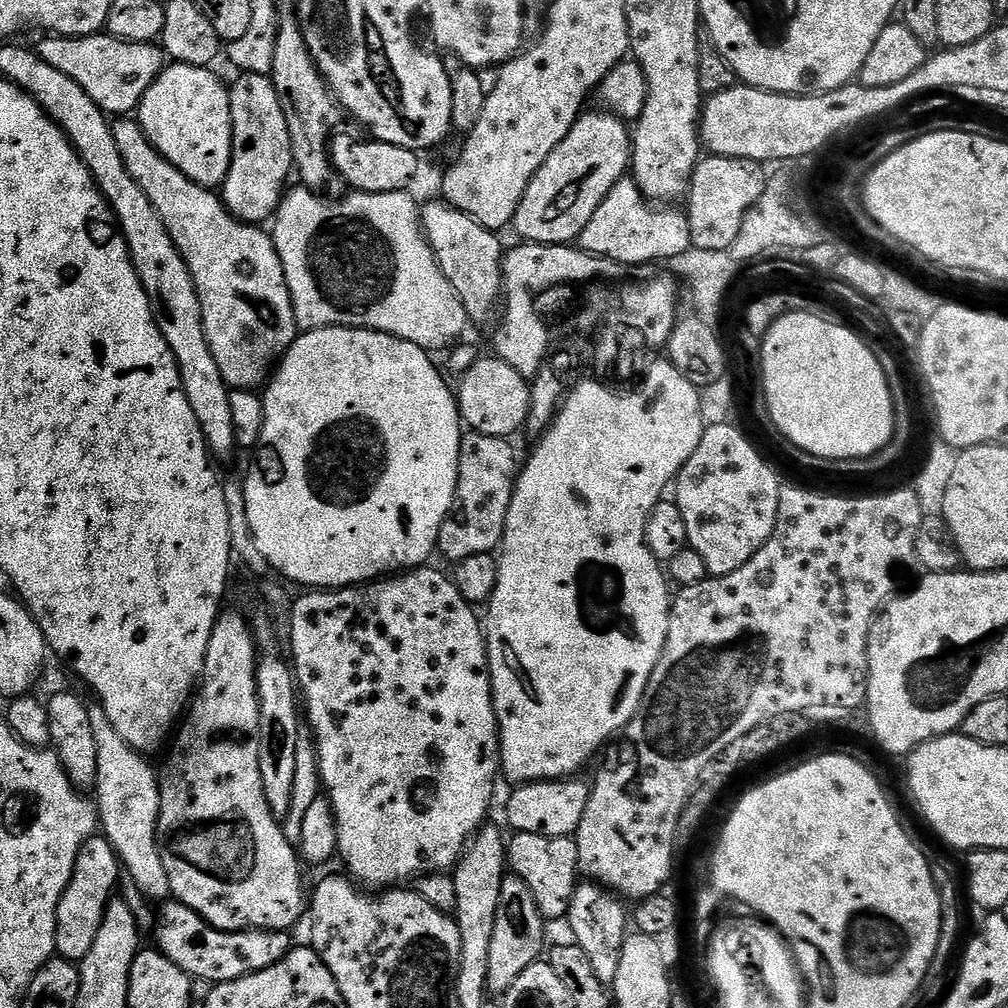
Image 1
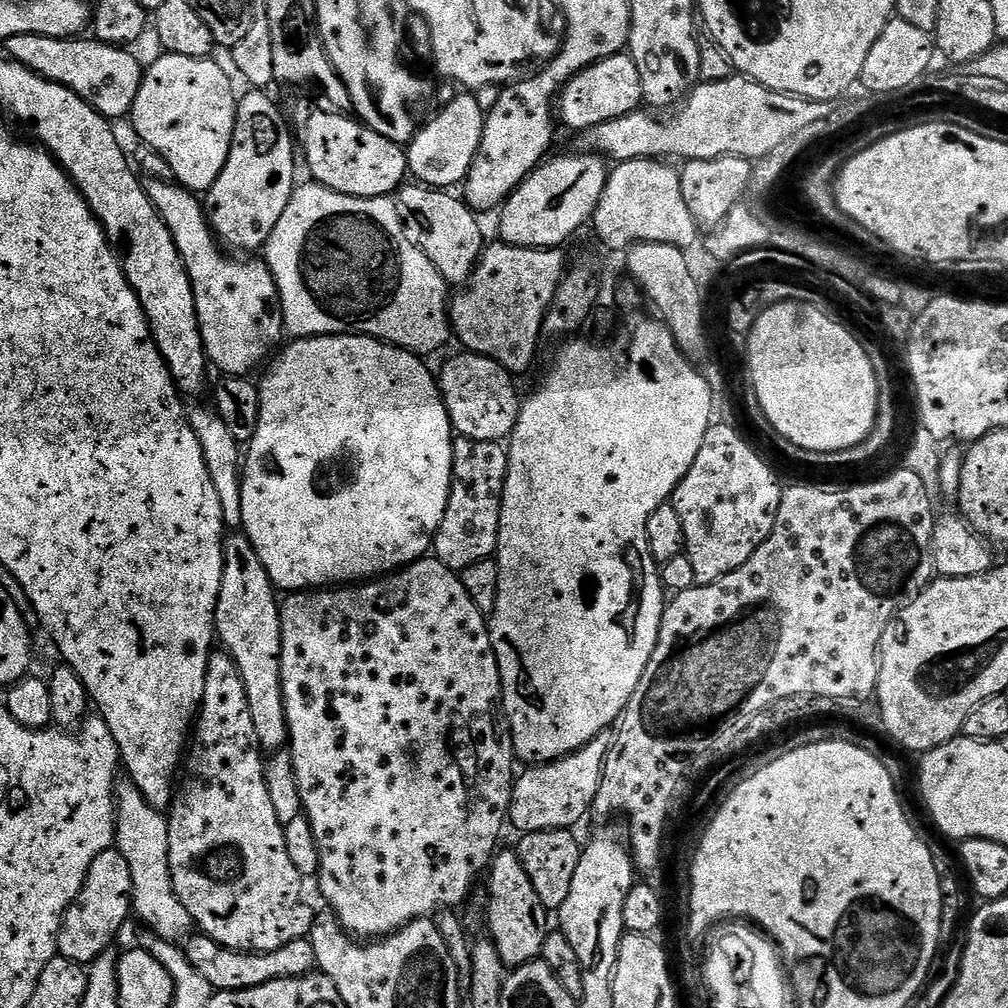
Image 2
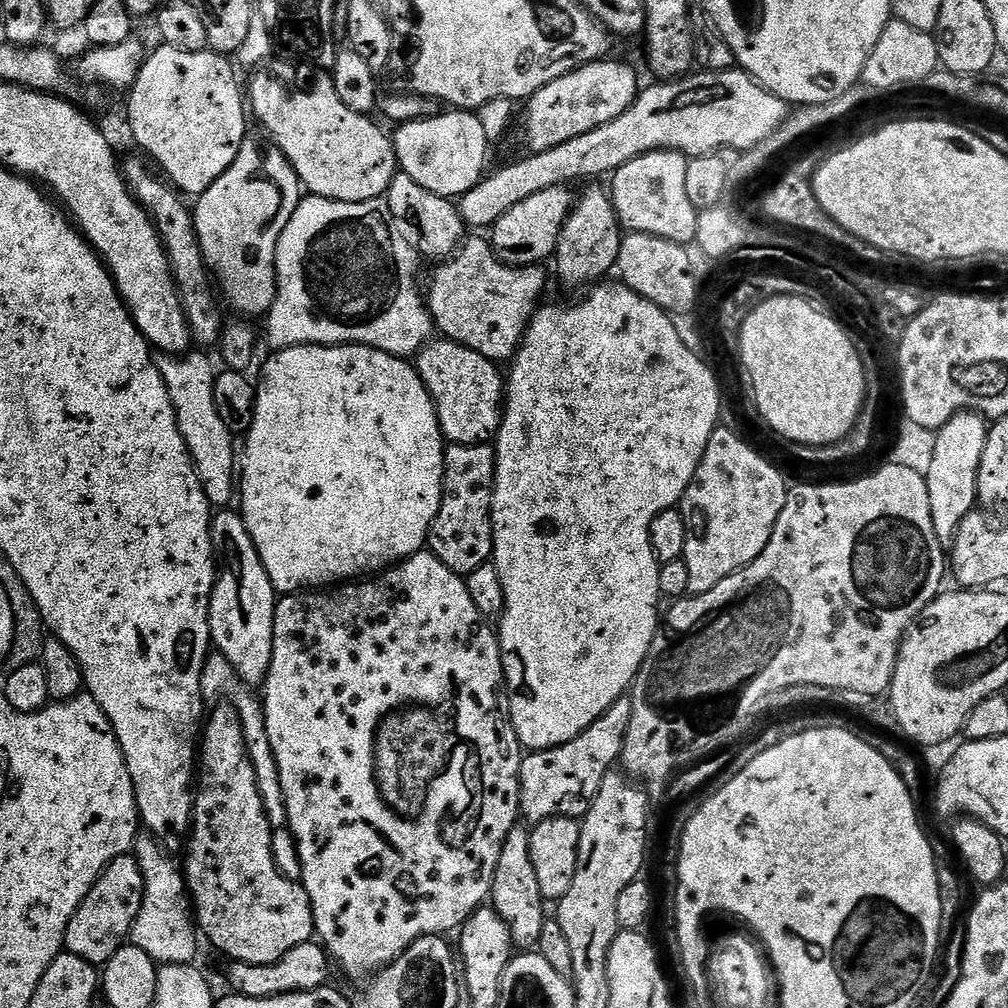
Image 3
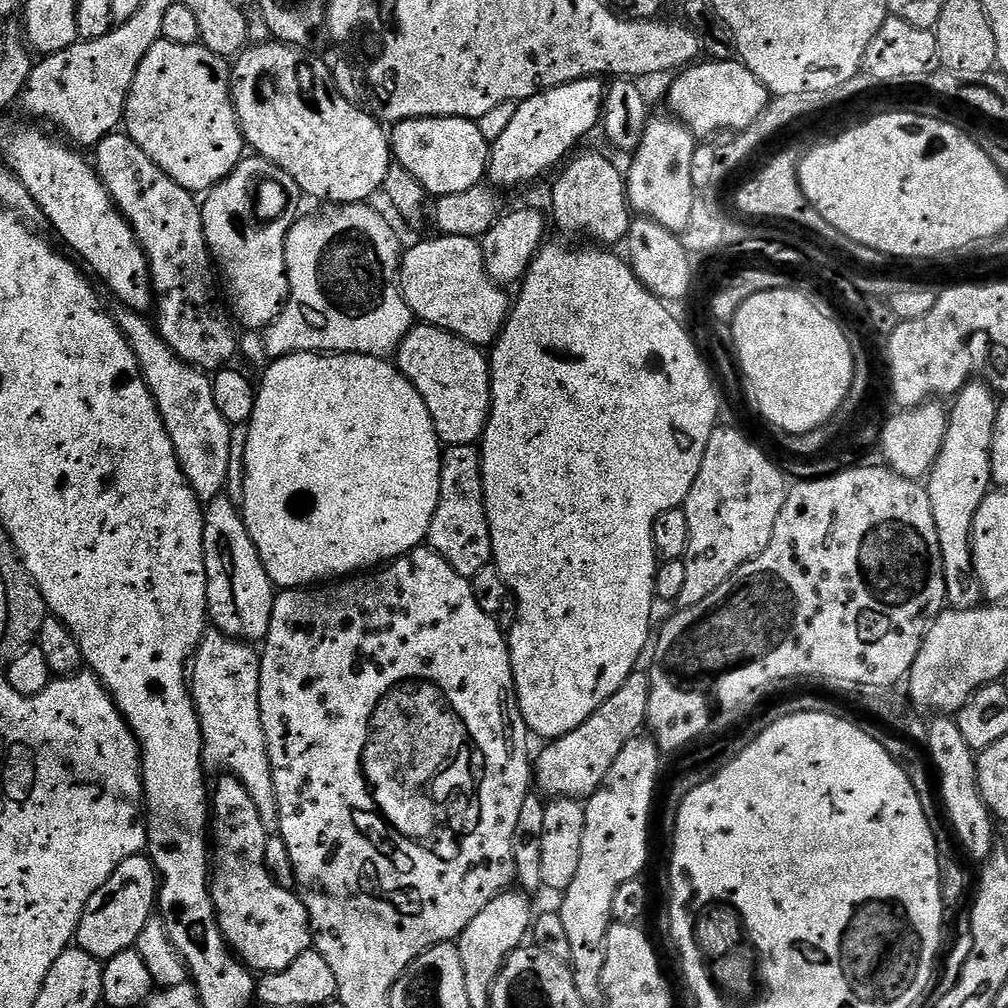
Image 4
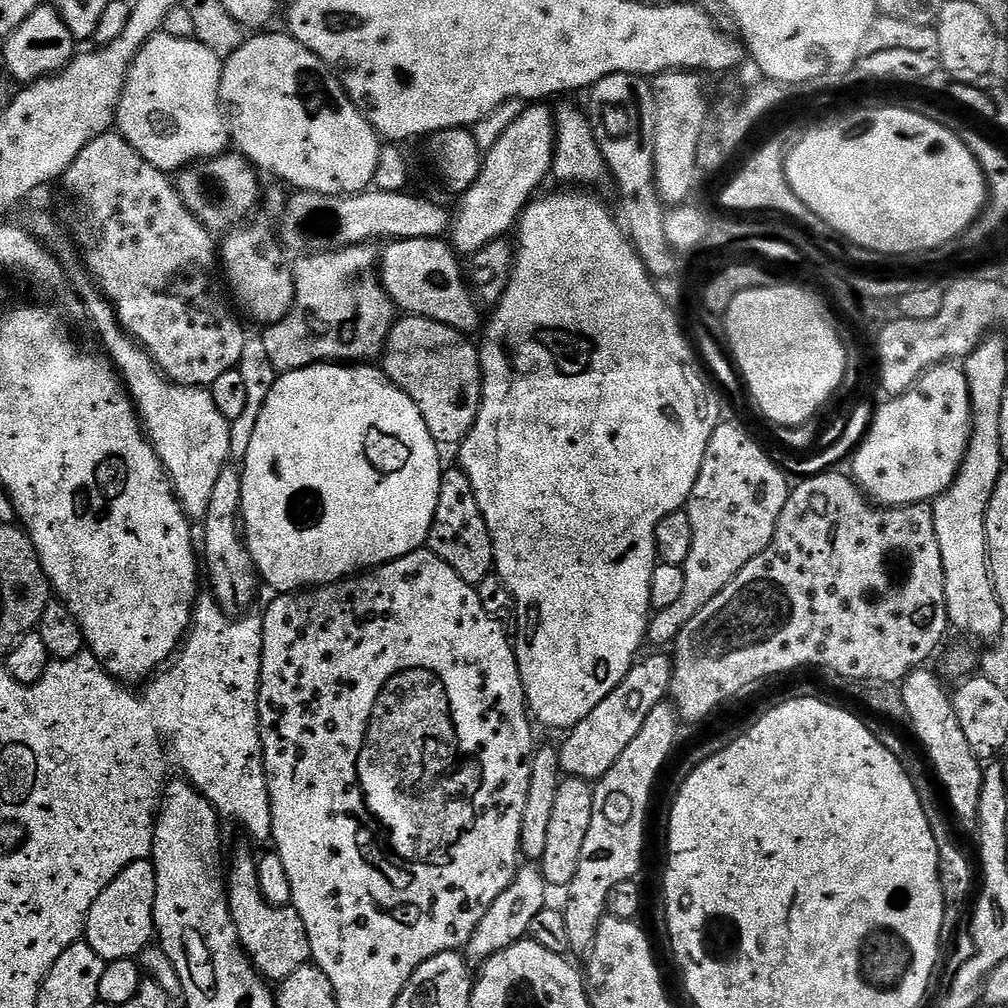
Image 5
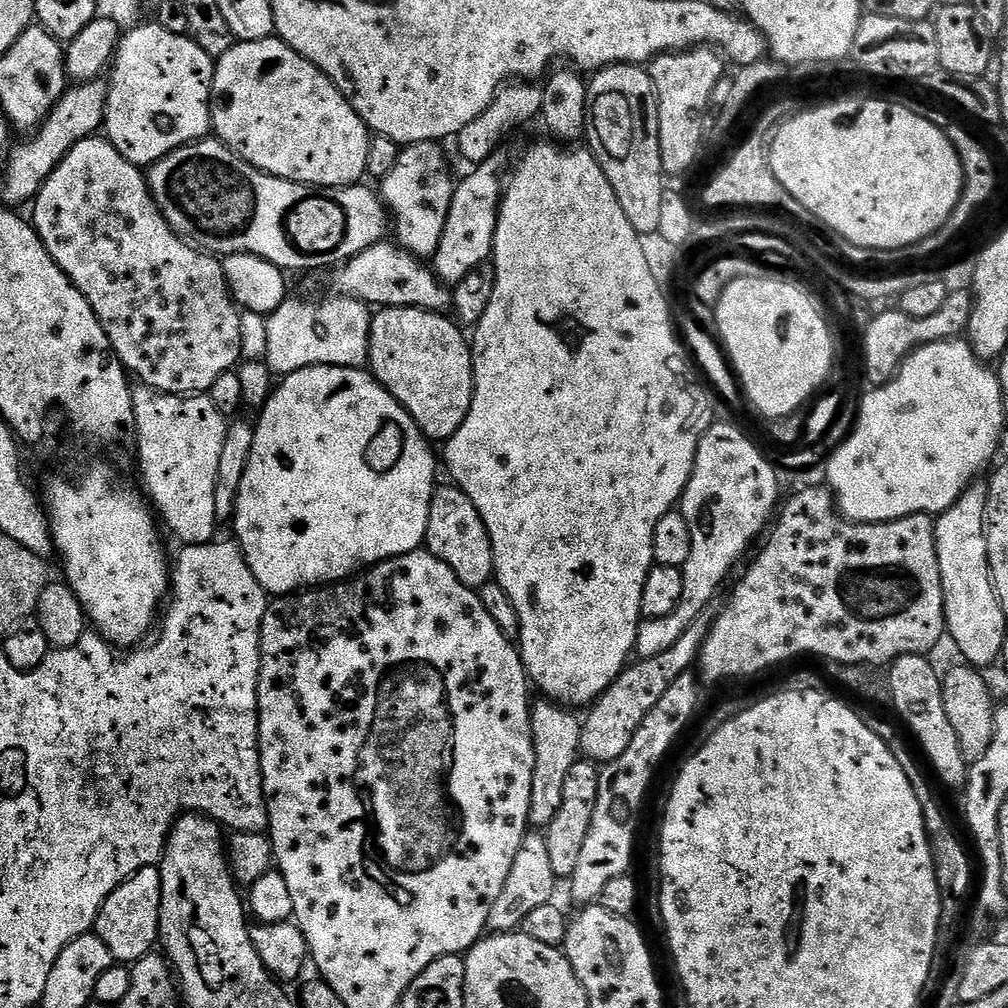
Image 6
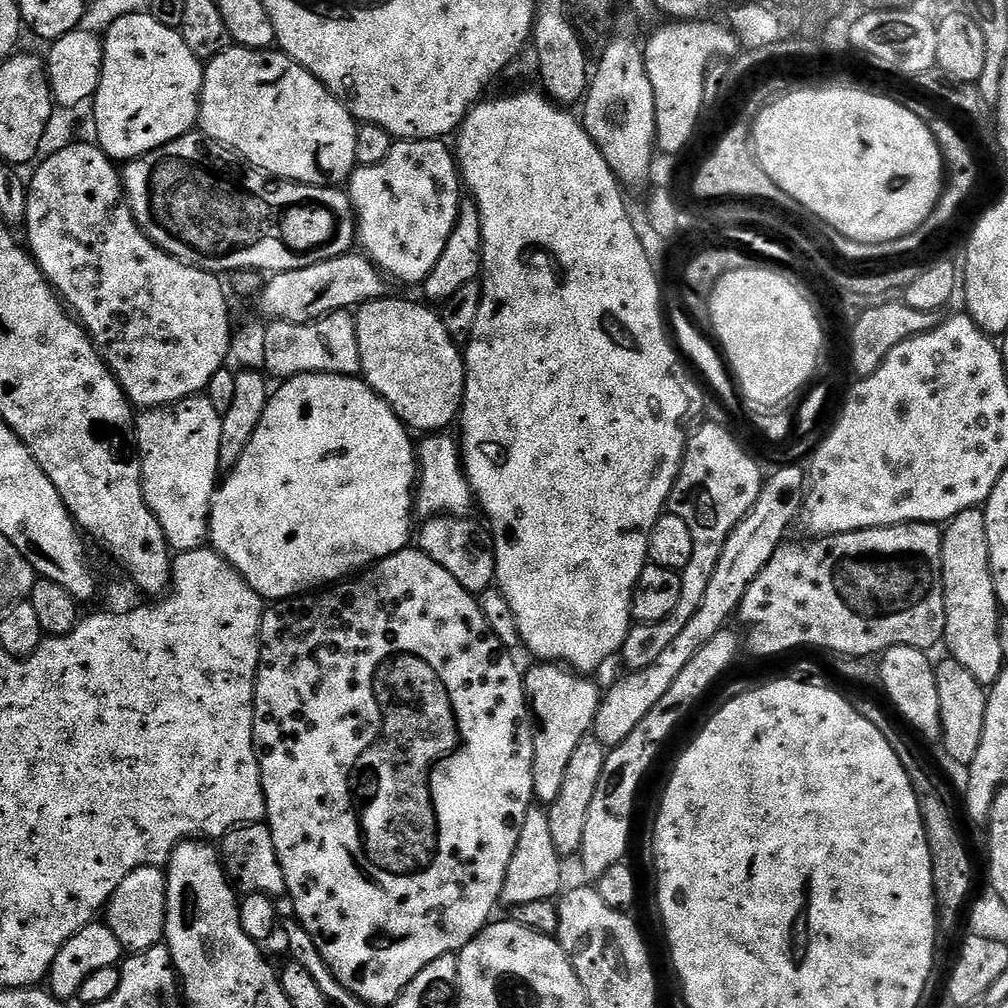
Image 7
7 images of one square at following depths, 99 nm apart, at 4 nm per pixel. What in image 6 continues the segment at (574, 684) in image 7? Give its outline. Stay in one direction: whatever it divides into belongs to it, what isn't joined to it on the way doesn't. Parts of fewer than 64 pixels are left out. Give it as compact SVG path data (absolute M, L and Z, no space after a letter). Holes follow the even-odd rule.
M547 698L531 705L532 717L530 730L534 742L534 782L530 782L529 825L536 830L546 830L554 822L558 809L562 807L562 794L566 774L570 766L581 759L580 739L582 738L582 720L575 716L571 707L555 703Z

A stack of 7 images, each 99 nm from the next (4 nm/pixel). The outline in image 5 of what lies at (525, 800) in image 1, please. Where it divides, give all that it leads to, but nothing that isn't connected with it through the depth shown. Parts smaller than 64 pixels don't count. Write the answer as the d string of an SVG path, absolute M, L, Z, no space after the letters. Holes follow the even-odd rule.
M667 655L646 656L637 659L626 678L565 735L568 737L564 745L558 748L560 771L564 776L577 776L589 782L601 780L610 766L622 758L622 750L638 738L638 730L642 730L642 722L646 722L650 710L665 703L672 687L672 661Z

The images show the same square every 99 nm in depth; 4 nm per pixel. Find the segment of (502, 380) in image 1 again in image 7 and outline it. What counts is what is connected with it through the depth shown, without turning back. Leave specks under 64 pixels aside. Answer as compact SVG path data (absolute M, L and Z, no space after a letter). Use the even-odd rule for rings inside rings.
M385 298L383 300L371 300L369 304L362 304L355 309L354 319L356 321L356 337L358 338L358 354L360 355L360 372L364 383L371 386L392 407L397 418L411 429L413 433L440 434L445 430L451 429L448 428L451 424L453 427L457 423L460 408L464 405L464 358L461 349L459 347L456 349L457 341L446 330L443 319L437 313L435 316L431 312L433 309L427 303L419 303L415 304L412 300L391 300L391 298Z

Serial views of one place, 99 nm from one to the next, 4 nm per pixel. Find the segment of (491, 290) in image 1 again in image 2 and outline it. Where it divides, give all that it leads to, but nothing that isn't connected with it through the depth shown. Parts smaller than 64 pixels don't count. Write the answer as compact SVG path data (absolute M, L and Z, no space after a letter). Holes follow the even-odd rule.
M408 182L395 193L394 199L404 239L423 250L446 283L450 286L464 286L472 278L472 271L486 247L486 239L476 221L479 220L477 213L459 195L452 194L448 190Z

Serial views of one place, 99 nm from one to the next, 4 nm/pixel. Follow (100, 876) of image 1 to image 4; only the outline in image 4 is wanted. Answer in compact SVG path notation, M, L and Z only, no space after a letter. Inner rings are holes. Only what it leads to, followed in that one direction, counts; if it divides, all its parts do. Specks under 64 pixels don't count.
M144 854L126 858L126 862L122 862L110 878L106 878L106 886L102 886L102 890L86 902L86 910L78 922L75 943L101 962L135 949L138 936L154 916L157 904L158 877L152 861Z

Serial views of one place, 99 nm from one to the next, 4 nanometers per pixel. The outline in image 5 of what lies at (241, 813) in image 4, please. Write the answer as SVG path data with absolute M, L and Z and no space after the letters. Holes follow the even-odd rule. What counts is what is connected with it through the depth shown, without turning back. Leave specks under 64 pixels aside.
M248 852L238 853L233 860L231 857L230 867L226 872L228 905L232 921L238 930L240 945L256 971L269 982L279 982L294 974L294 970L298 970L303 964L309 963L312 951L306 926L302 926L302 918L295 908L279 908L262 898L256 862L257 857Z

